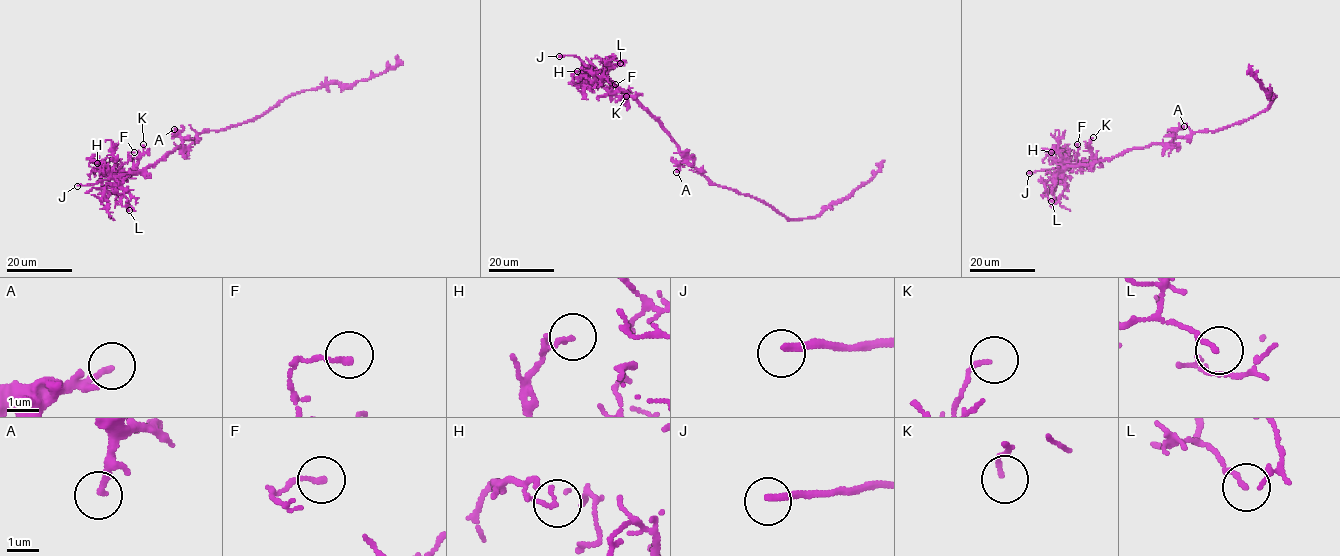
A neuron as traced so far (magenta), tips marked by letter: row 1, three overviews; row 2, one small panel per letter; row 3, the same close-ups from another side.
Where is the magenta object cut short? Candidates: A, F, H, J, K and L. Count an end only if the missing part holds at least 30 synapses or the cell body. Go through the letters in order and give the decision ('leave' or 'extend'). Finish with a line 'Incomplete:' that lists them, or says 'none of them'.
A: leave
F: leave
H: leave
J: extend
K: leave
L: leave
Incomplete: J

